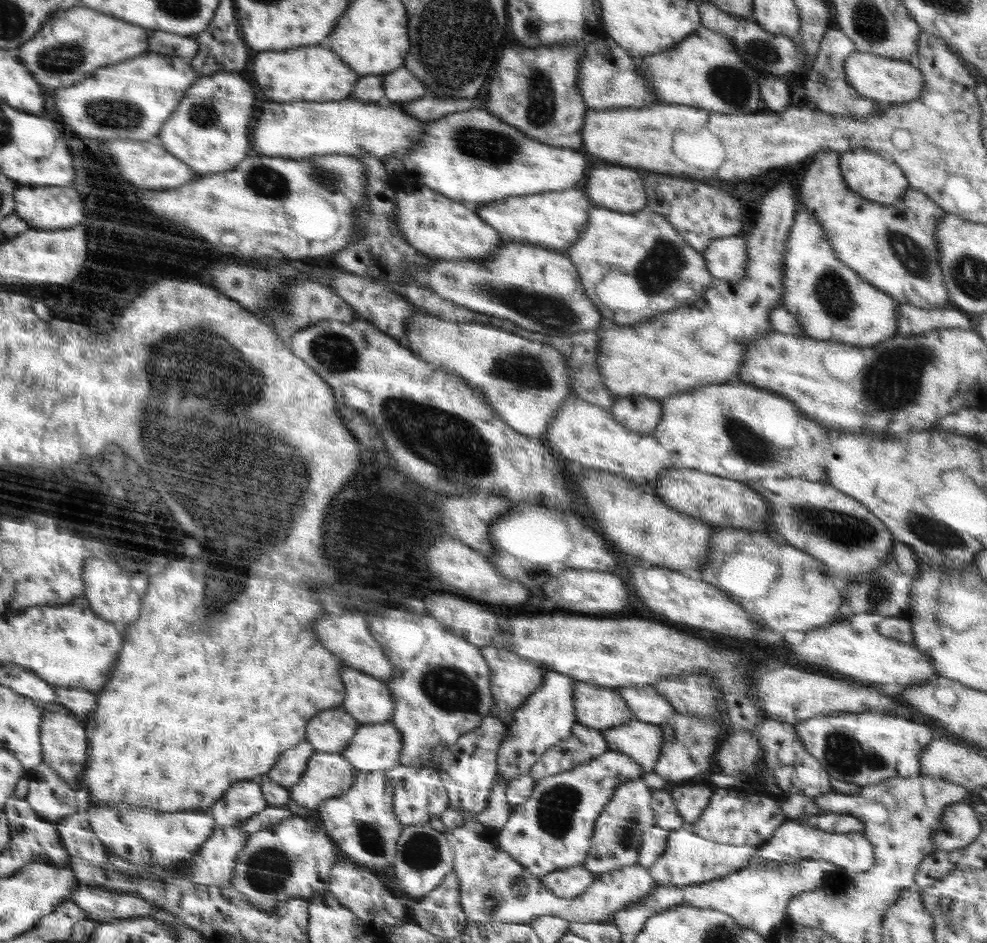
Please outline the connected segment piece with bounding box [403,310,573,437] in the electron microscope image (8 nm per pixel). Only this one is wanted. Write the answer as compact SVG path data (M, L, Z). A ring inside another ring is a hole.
M419 310L406 325L403 344L415 356L440 368L454 370L470 387L480 388L480 391L484 391L484 399L488 400L488 404L492 404L492 411L508 424L508 427L531 437L543 437L558 410L562 408L564 400L573 392L568 375L570 367L566 365L566 358L559 350L546 345L545 342L538 344L491 324L447 322Z

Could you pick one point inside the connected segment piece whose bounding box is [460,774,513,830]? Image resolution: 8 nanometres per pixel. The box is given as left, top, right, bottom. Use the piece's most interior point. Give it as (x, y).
(495, 816)

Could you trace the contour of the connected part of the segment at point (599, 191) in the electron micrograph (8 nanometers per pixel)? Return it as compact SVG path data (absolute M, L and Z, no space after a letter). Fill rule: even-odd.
M602 166L590 170L580 187L596 207L635 213L646 207L646 191L638 172L622 166Z

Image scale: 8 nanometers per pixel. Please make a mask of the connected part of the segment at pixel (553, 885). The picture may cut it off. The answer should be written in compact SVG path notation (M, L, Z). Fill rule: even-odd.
M571 865L542 876L542 884L559 898L574 899L588 890L598 876L584 865Z

